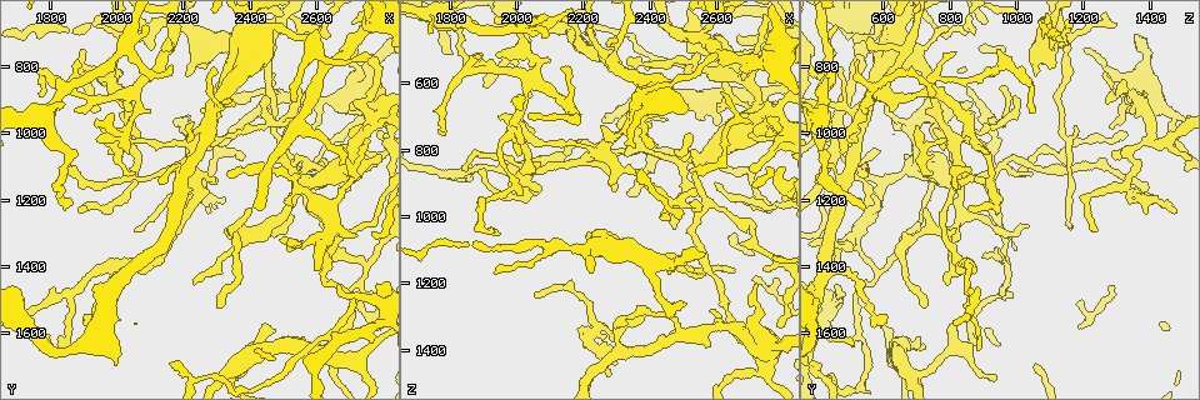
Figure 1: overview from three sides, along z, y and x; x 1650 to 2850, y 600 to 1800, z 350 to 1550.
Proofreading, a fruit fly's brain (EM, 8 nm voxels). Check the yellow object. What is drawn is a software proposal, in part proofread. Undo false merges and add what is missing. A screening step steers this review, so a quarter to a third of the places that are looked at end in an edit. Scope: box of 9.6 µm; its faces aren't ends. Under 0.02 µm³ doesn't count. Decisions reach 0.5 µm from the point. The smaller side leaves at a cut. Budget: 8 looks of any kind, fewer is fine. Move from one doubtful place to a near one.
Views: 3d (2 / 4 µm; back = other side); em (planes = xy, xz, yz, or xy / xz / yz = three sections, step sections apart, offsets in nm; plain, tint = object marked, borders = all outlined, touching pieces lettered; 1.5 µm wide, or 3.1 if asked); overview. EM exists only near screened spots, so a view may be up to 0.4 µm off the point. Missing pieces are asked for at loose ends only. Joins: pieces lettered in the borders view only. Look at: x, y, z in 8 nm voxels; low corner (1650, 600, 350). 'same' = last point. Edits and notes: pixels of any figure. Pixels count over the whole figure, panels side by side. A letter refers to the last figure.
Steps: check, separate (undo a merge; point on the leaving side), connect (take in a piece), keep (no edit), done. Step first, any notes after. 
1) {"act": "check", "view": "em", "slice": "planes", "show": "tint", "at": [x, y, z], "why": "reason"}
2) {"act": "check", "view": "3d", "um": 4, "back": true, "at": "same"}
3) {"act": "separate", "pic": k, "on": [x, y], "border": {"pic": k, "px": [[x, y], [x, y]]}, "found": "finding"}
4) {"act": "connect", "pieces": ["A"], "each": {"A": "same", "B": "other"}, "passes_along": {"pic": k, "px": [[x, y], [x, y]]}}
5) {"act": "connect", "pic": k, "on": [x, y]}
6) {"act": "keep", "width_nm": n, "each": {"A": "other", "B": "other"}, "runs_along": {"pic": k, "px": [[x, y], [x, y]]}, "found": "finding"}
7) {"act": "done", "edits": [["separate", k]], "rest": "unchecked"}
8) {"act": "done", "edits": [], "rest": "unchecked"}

{"act": "check", "view": "em", "slice": "xz", "step": 8, "show": "tint", "at": [2020, 760, 440], "why": "branch point"}

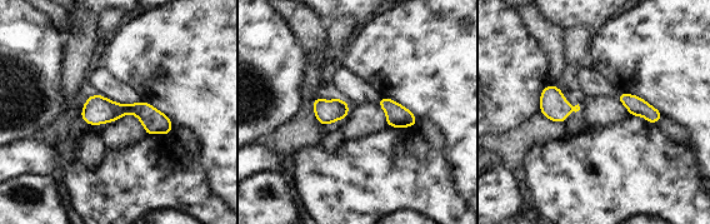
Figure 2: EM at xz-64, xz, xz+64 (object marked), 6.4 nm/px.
{"act": "check", "view": "em", "slice": "planes", "show": "tint", "at": "same", "why": "another direction"}

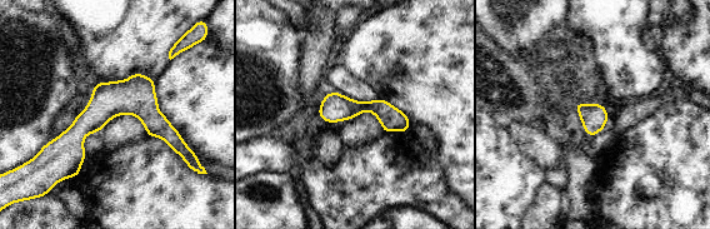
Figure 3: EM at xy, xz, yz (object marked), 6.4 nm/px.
{"act": "check", "view": "em", "slice": "planes", "show": "borders", "at": "same"}

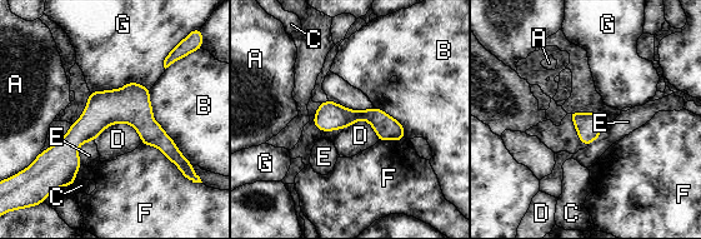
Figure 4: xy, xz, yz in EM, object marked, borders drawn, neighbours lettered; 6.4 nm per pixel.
{"act": "keep", "each": {"A": "other", "B": "other", "C": "other", "D": "other", "E": "other", "F": "other", "G": "other"}, "runs_along": {"pic": 4, "px": [[176, 153], [134, 114], [100, 114], [46, 158]]}, "found": "one cell here"}

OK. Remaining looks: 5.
{"act": "check", "view": "em", "slice": "planes", "show": "borders", "at": [2290, 930, 530], "why": "calibre changes"}

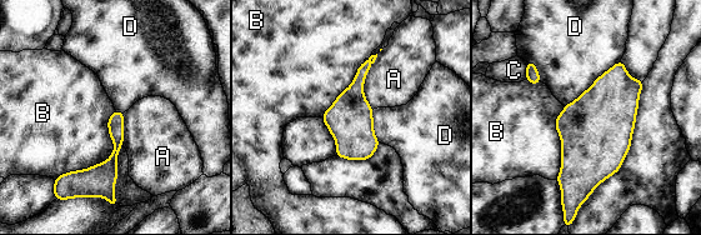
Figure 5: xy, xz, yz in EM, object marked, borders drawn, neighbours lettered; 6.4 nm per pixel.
{"act": "keep", "each": {"A": "other", "B": "other", "C": "other", "D": "other"}, "border": {"pic": 5, "px": [[620, 59], [564, 106]]}, "found": "one cell here"}

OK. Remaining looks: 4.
{"act": "check", "view": "3d", "um": 4, "at": [2610, 1330, 520], "why": "calibre changes"}

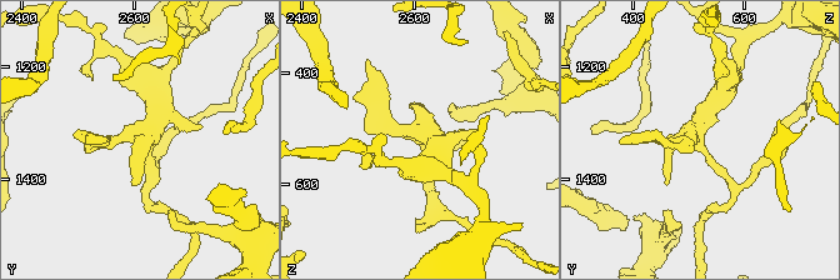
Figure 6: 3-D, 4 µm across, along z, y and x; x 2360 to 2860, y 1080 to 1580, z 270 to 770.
{"act": "check", "view": "em", "slice": "xz", "step": 4, "show": "tint", "at": [2615, 1330, 510]}

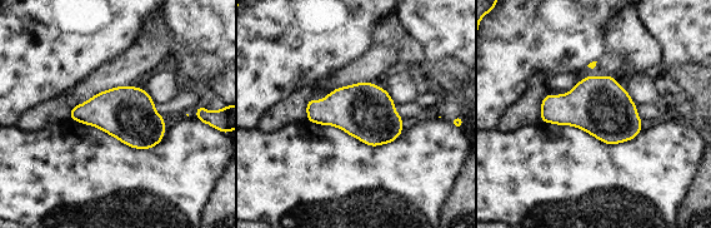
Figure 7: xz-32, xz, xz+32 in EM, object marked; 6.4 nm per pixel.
{"act": "check", "view": "em", "slice": "planes", "show": "borders", "at": "same"}

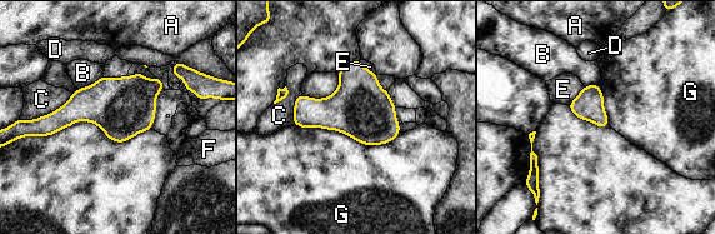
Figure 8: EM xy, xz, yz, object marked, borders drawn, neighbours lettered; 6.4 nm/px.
{"act": "keep", "width_nm": 380, "each": {"A": "other", "B": "other", "C": "other", "D": "other", "E": "other", "F": "other", "G": "other"}, "border": {"pic": 8, "px": [[294, 124], [364, 144], [400, 133]]}, "found": "continuous, no second cell"}

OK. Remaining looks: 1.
{"act": "done", "edits": [], "rest": "unchecked"}

